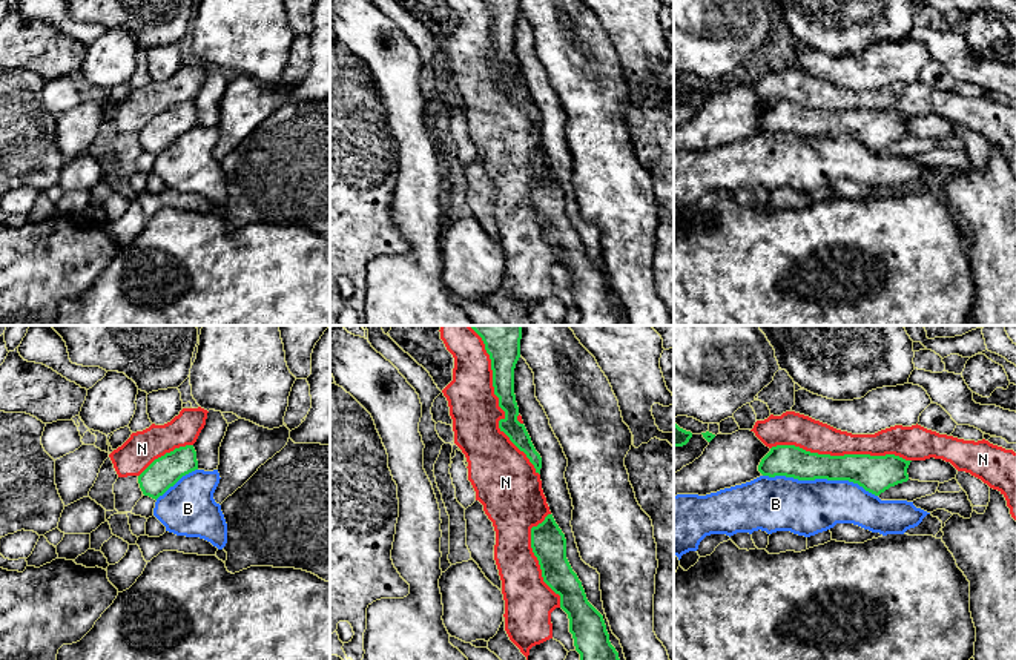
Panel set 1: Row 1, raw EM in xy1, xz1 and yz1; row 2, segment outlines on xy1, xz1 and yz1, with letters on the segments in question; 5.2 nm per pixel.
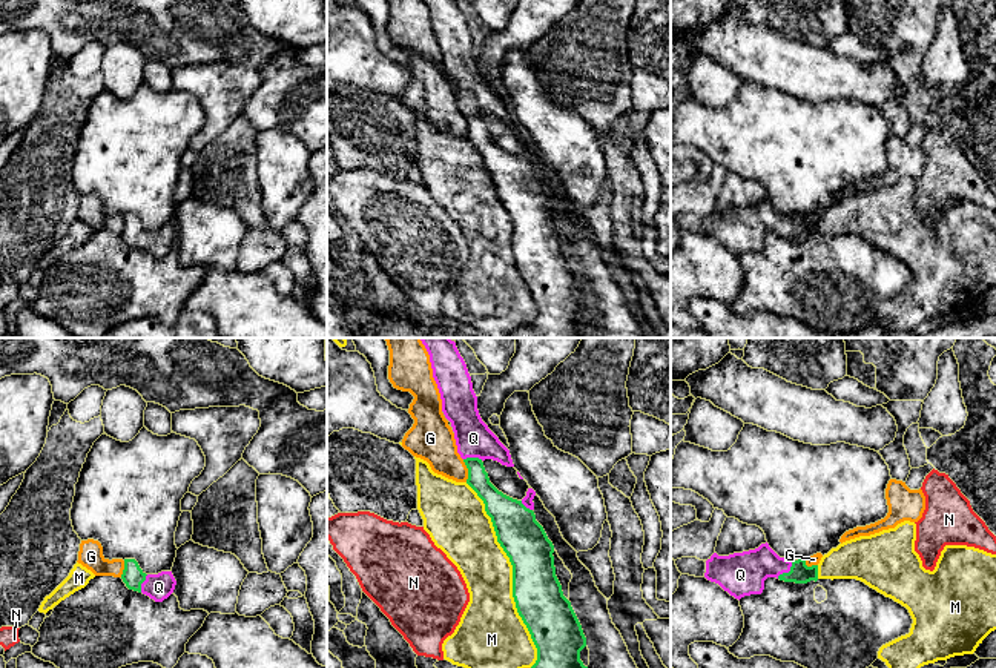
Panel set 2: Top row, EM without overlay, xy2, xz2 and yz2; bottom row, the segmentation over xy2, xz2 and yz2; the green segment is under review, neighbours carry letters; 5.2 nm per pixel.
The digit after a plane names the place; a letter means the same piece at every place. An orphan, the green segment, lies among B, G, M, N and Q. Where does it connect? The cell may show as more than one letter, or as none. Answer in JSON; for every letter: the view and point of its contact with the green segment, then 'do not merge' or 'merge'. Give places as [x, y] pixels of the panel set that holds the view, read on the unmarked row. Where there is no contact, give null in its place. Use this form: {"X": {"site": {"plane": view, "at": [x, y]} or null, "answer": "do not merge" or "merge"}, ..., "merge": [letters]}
{"B": {"site": {"plane": "yz1", "at": [820, 134]}, "answer": "do not merge"}, "G": {"site": {"plane": "xz2", "at": [468, 126]}, "answer": "do not merge"}, "M": {"site": {"plane": "xz2", "at": [513, 231]}, "answer": "do not merge"}, "N": {"site": {"plane": "yz1", "at": [841, 112]}, "answer": "do not merge"}, "Q": {"site": {"plane": "yz2", "at": [789, 228]}, "answer": "merge"}, "merge": ["Q"]}

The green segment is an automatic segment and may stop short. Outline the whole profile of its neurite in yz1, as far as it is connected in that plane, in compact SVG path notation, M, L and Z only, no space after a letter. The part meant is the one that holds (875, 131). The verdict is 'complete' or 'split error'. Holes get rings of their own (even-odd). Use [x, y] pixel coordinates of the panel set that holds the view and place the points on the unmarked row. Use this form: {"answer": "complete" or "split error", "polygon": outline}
{"answer": "complete", "polygon": "M777 101L761 115L758 127L769 134L786 132L798 137L849 137L879 152L890 143L909 137L910 118L895 111L830 112L795 101Z"}

